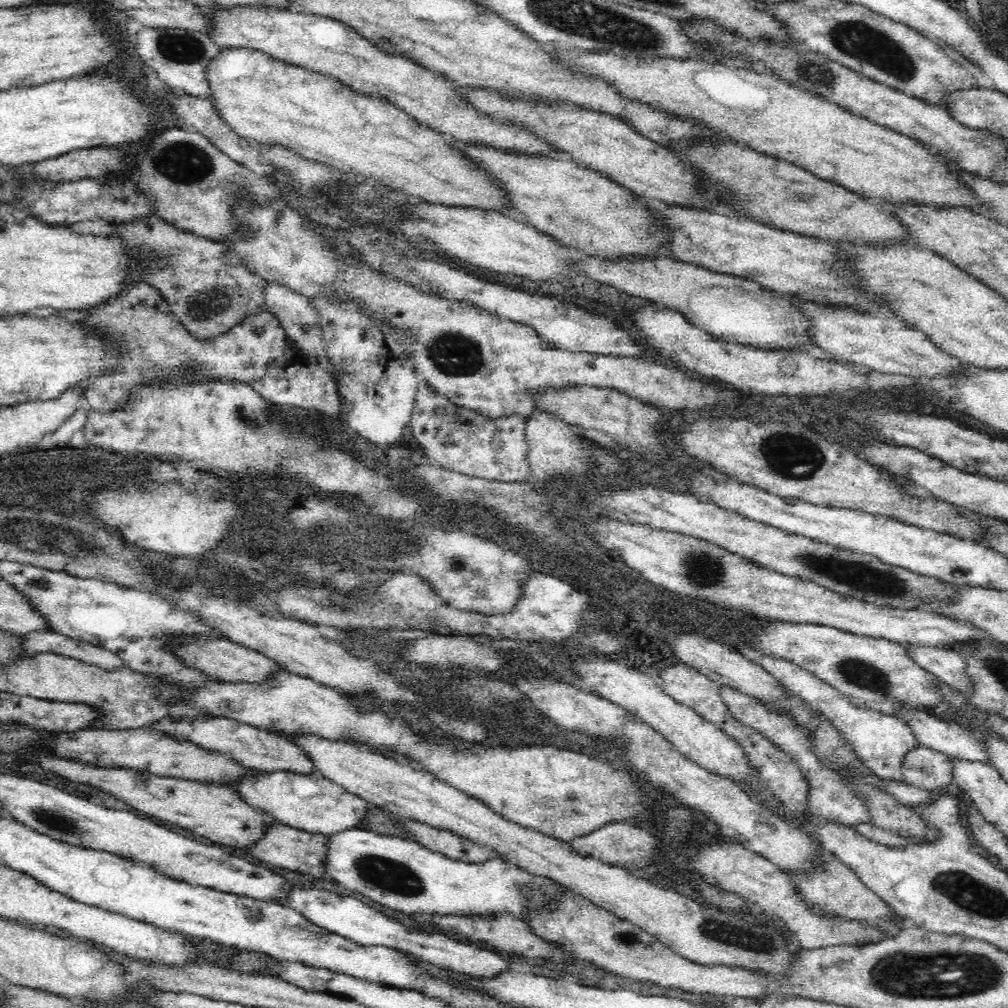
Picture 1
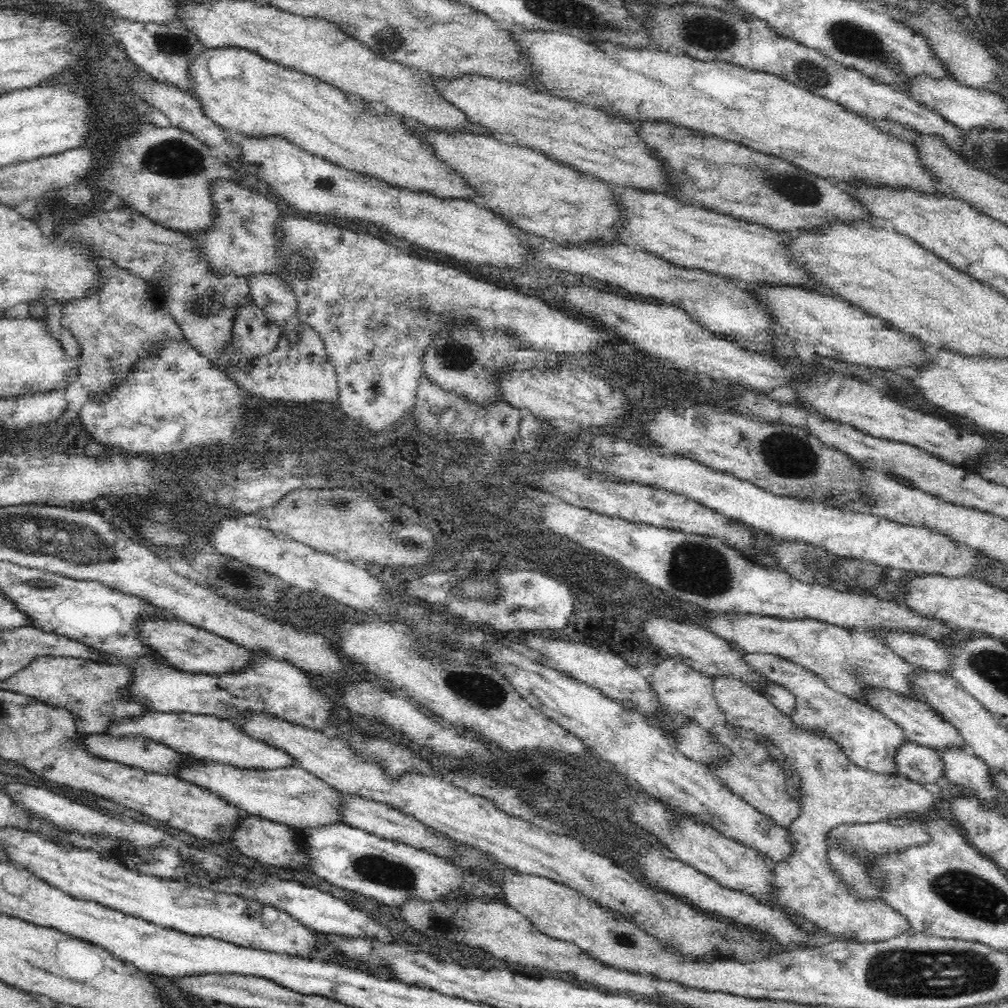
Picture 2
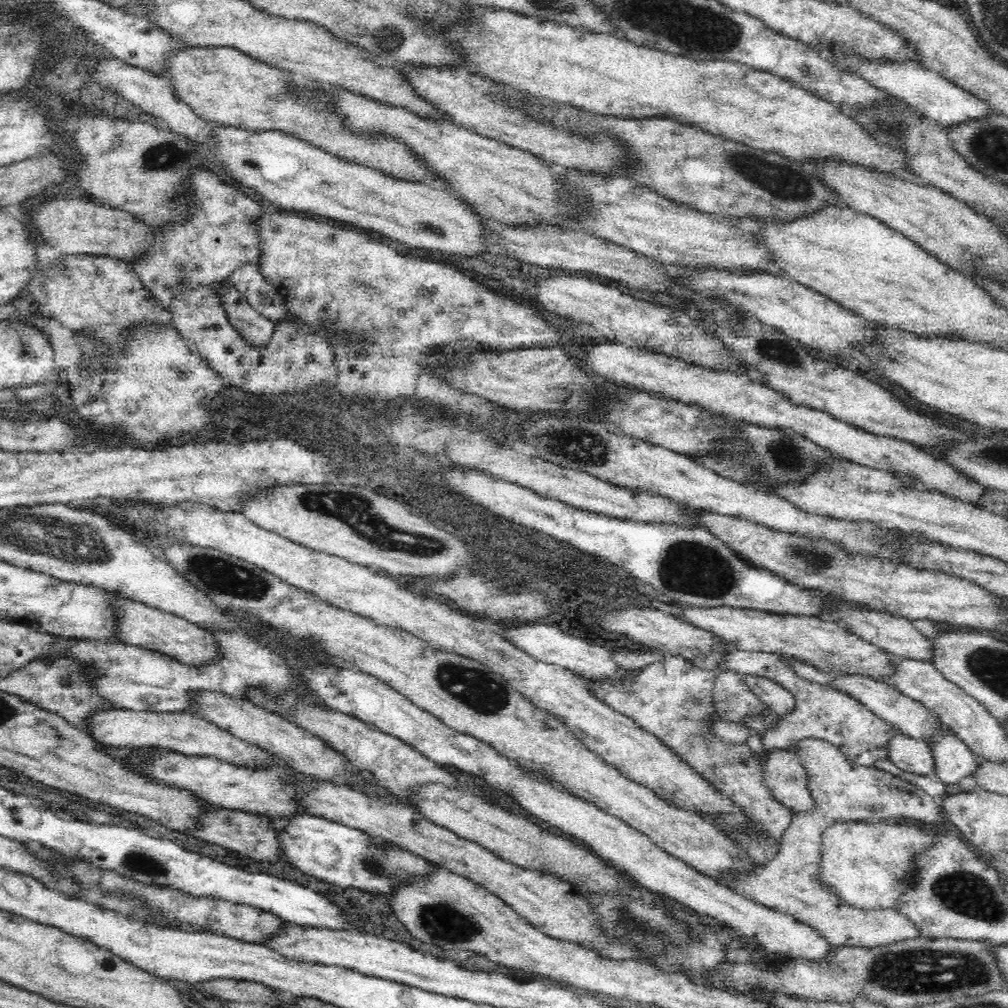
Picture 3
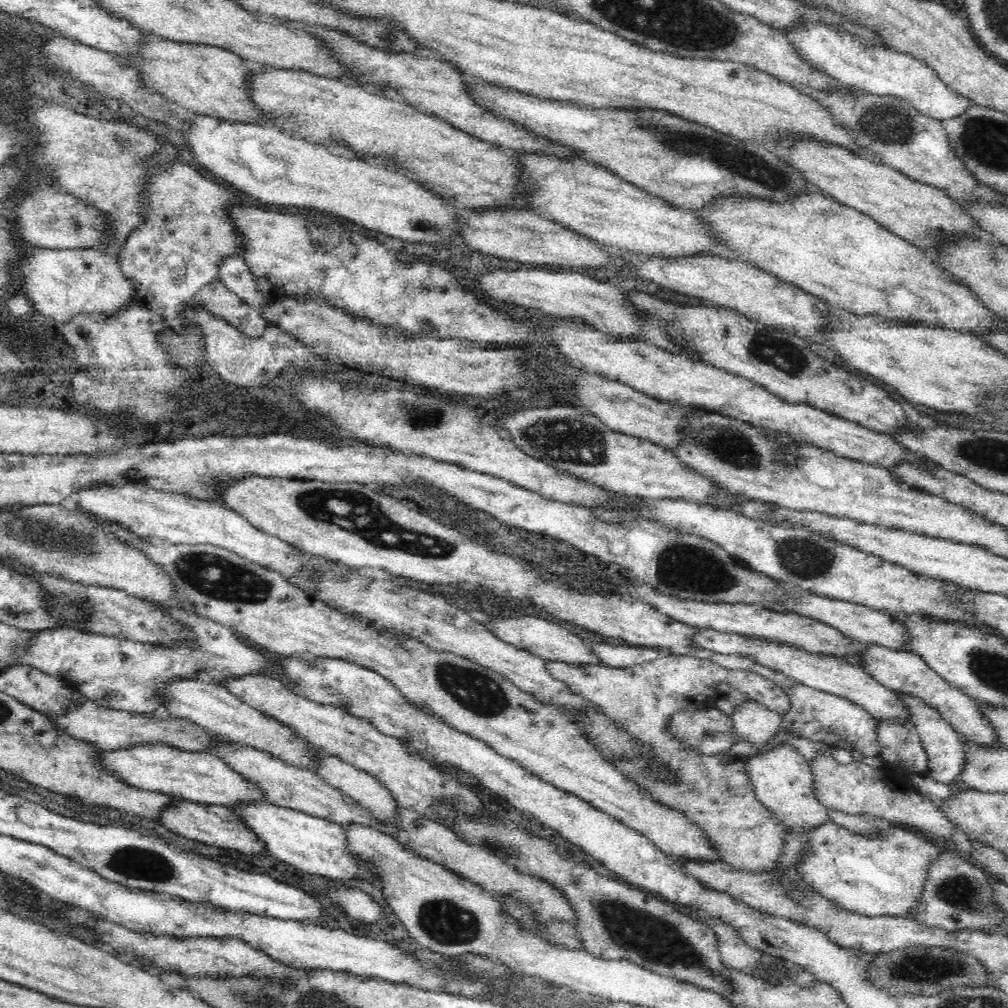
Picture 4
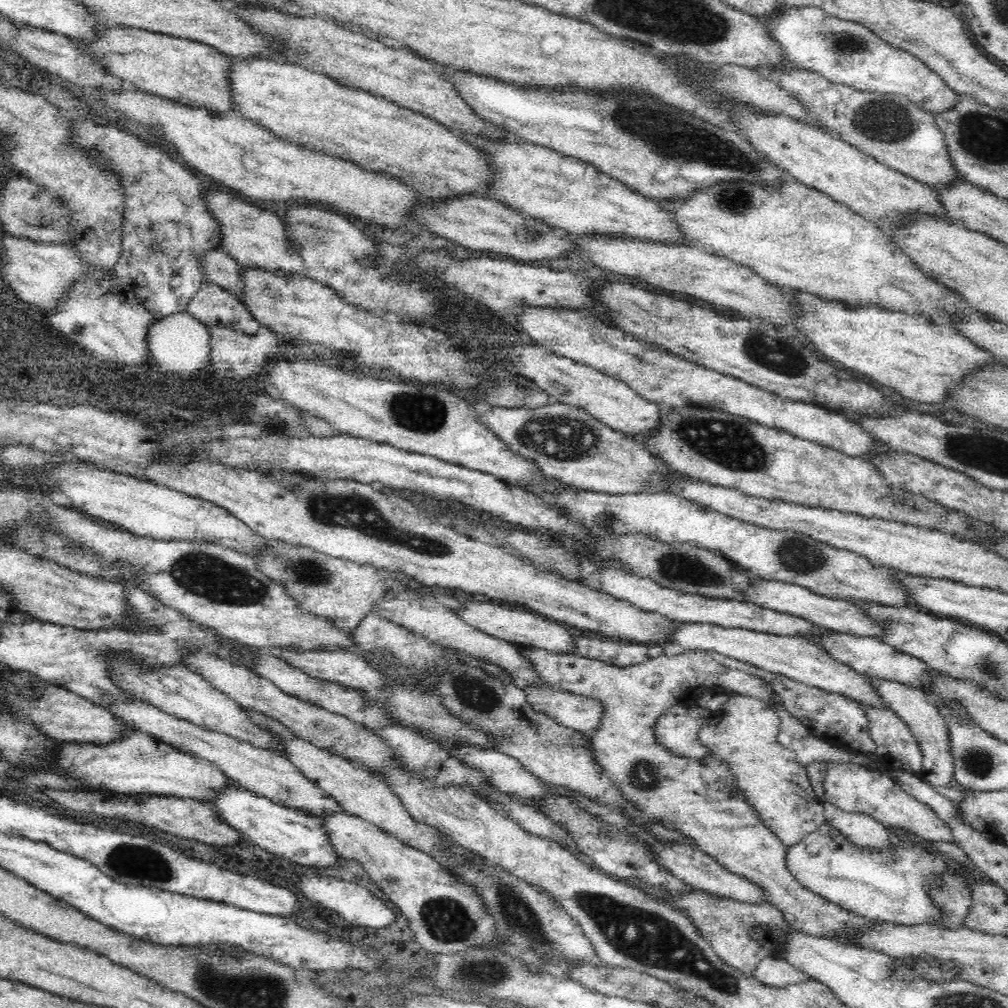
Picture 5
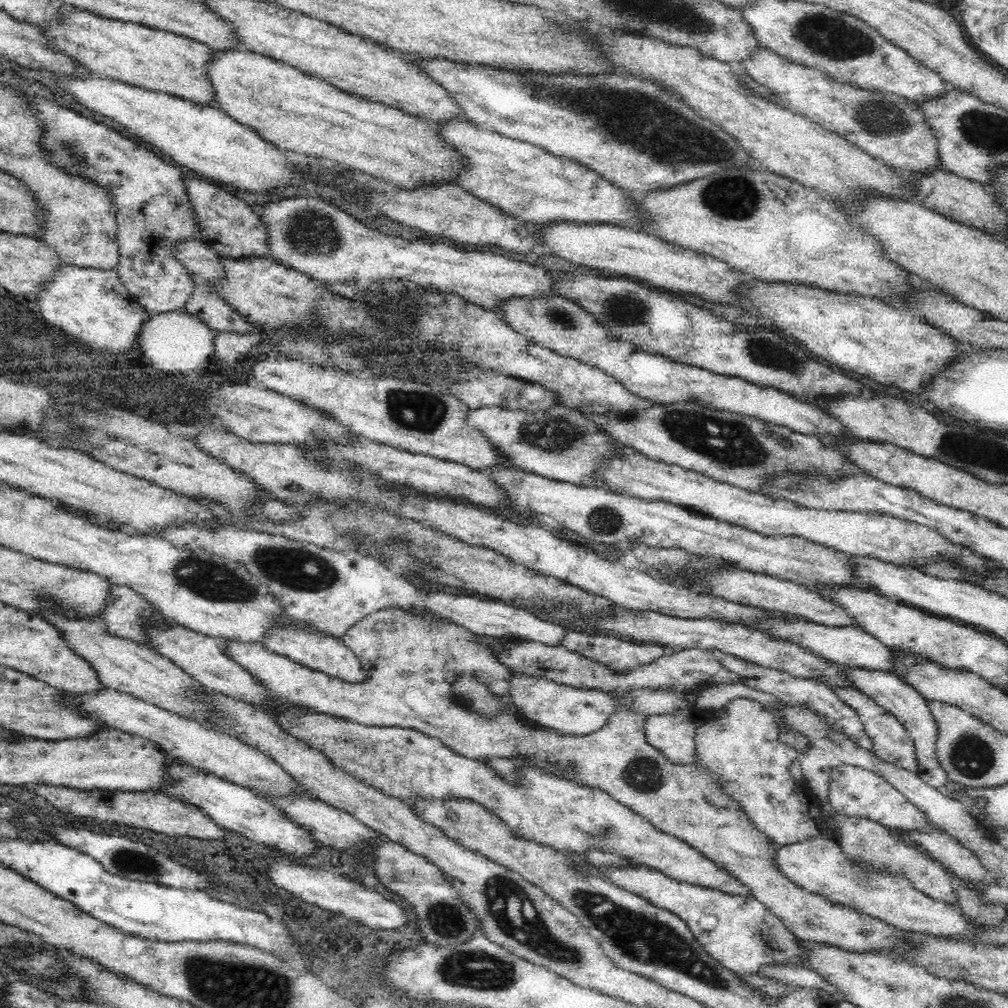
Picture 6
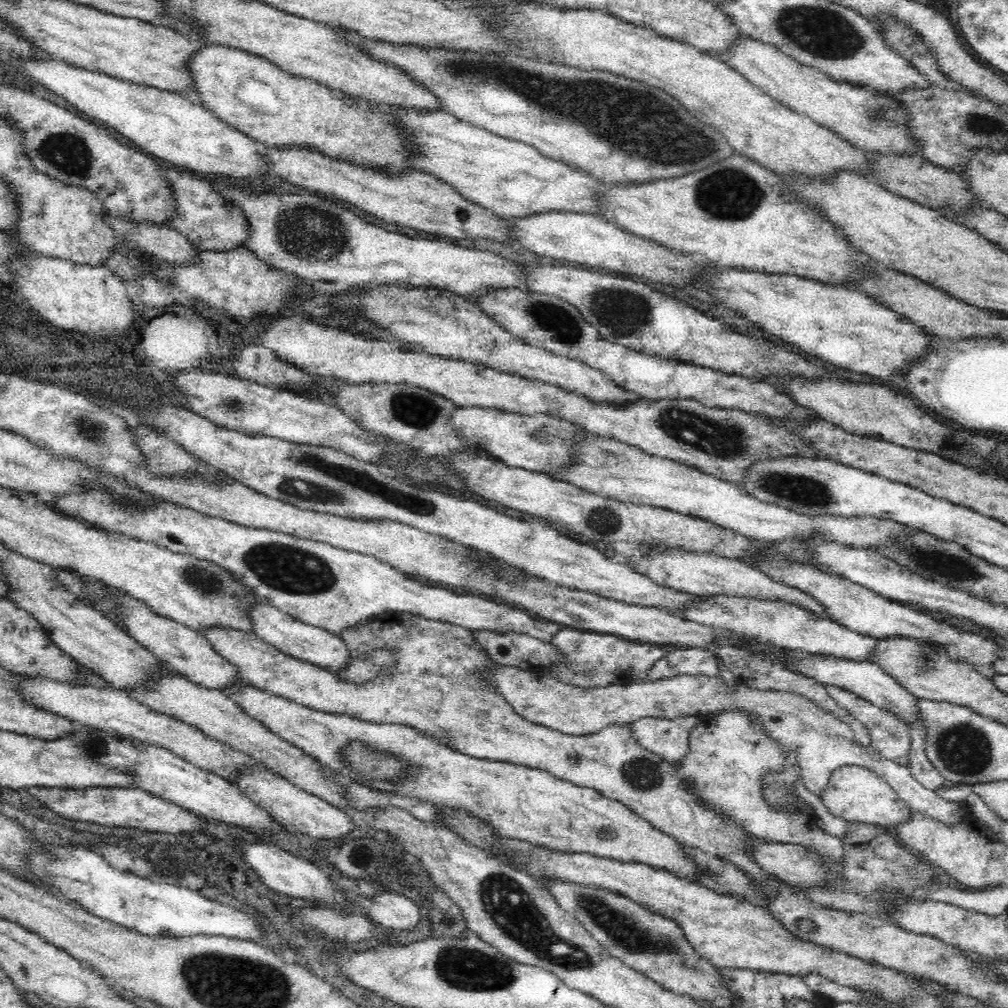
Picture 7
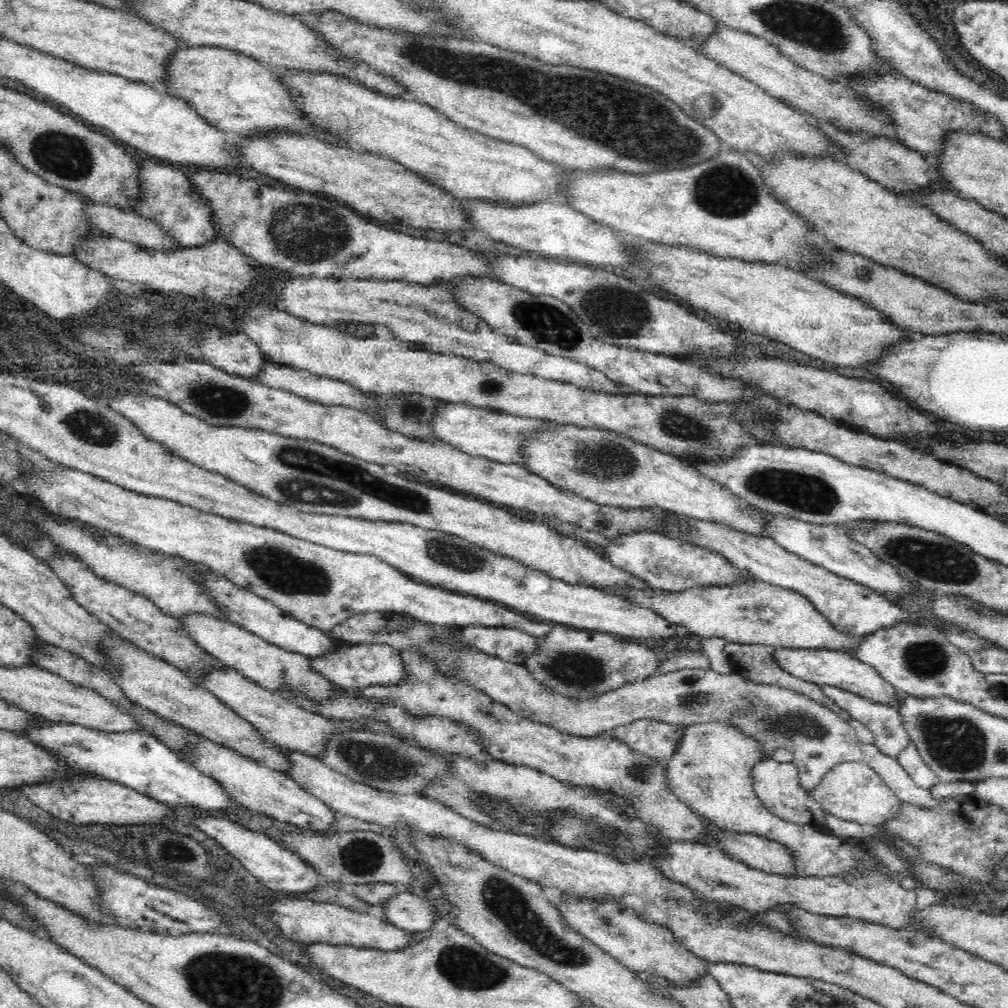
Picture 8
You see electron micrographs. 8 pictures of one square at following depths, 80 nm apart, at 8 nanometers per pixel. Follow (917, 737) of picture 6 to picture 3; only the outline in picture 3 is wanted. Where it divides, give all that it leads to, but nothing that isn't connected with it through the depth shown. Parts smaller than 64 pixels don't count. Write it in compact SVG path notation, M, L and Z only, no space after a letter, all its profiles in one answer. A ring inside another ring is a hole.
M942 732L930 743L936 759L934 777L945 784L956 784L962 778L974 778L981 760L964 745L956 734Z

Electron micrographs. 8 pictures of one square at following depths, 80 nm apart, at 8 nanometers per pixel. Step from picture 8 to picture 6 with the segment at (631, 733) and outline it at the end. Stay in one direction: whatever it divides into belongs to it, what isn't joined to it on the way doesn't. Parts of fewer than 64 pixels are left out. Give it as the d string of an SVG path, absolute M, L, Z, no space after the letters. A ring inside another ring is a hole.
M686 707L670 713L649 715L646 718L646 737L671 761L694 761L696 729L704 722L706 714L701 709Z

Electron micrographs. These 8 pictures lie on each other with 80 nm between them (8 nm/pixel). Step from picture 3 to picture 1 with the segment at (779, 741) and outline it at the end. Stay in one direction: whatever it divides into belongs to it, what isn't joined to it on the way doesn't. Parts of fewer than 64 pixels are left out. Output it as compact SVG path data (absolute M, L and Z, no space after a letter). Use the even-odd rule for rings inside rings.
M763 655L754 661L760 664L769 674L772 674L785 688L800 695L812 709L818 709L828 719L832 719L832 723L838 729L842 729L846 741L852 744L852 747L862 757L866 766L870 767L874 775L898 782L905 780L903 773L904 758L919 747L918 736L906 721L875 710L857 708L837 690L832 689L832 686L829 686L820 678L814 677L814 674L803 670L788 659L782 659L774 655Z

